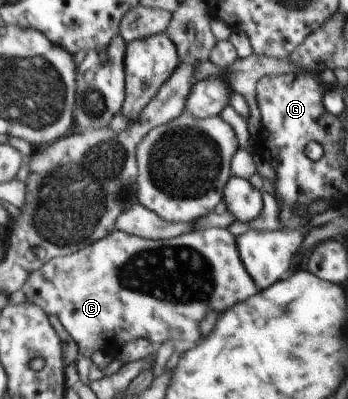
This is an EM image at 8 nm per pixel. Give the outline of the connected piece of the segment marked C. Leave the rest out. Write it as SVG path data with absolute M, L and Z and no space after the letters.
M205 228L203 230L196 230L172 239L146 239L139 235L132 235L128 232L119 230L113 231L109 236L104 239L98 240L93 244L89 244L88 247L82 248L77 252L71 253L67 256L58 256L53 260L50 260L45 267L35 271L30 278L27 279L26 286L22 288L27 300L30 303L39 305L44 308L44 311L49 315L57 315L63 326L67 329L67 332L75 339L75 342L80 346L80 354L85 356L93 356L97 350L106 353L115 353L116 350L120 350L124 345L130 343L135 339L148 338L152 340L156 346L171 340L172 342L197 342L197 340L203 340L201 337L201 322L205 320L205 316L213 310L217 310L219 314L225 312L227 308L233 308L235 304L243 302L243 300L249 300L252 296L261 292L260 288L257 288L255 279L250 275L250 272L246 269L246 265L243 264L242 257L238 251L238 238L229 230L223 228Z

